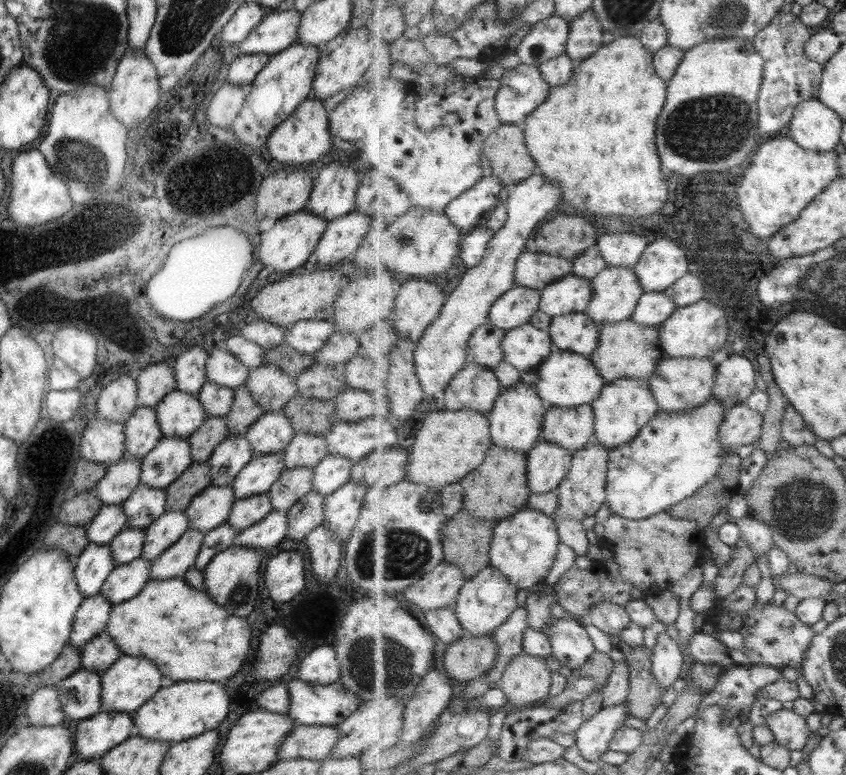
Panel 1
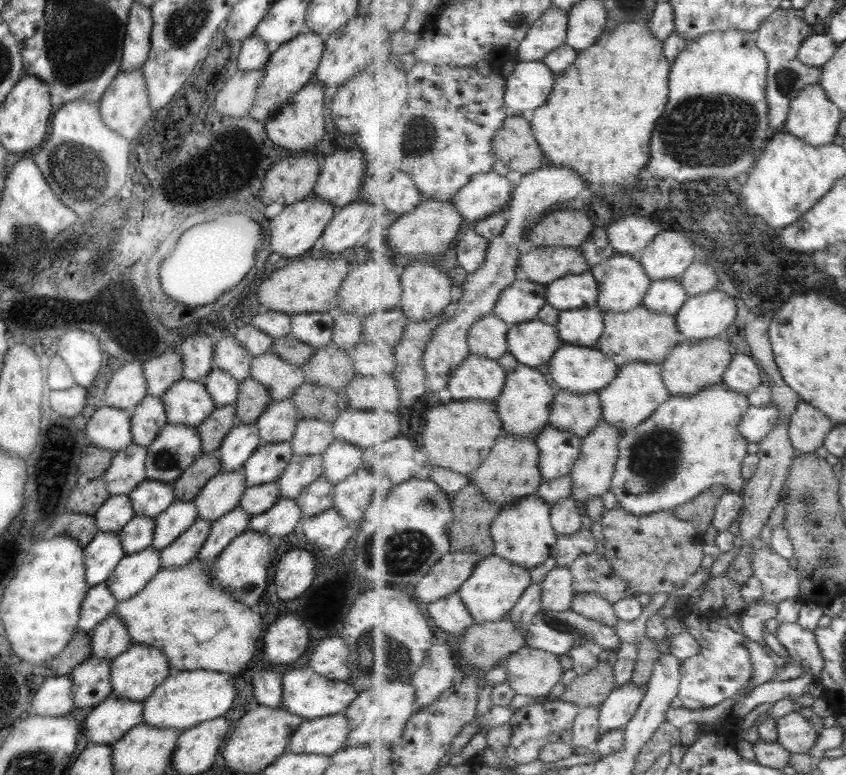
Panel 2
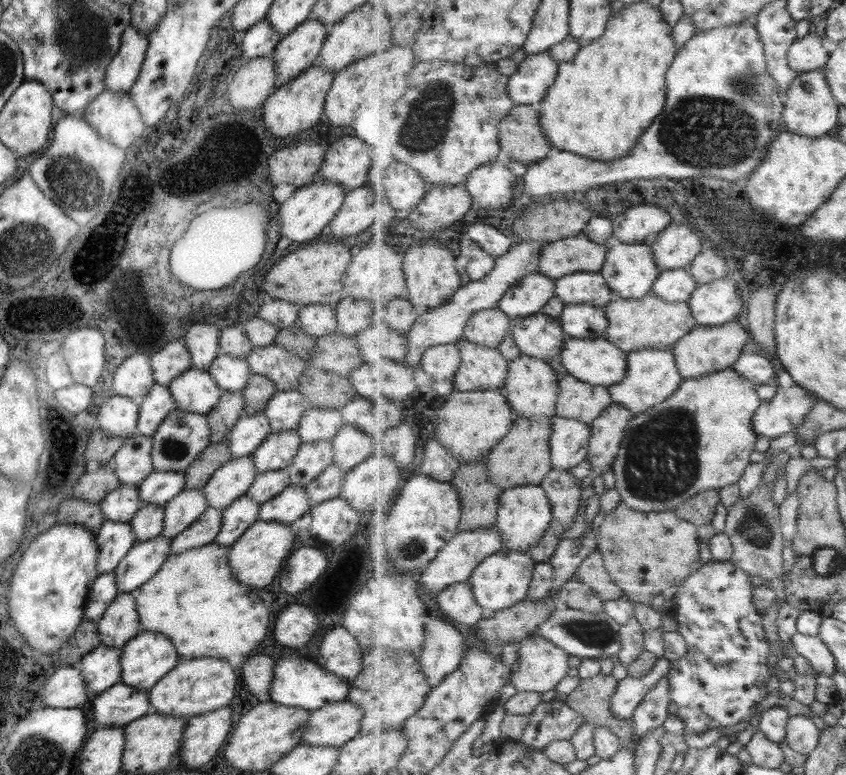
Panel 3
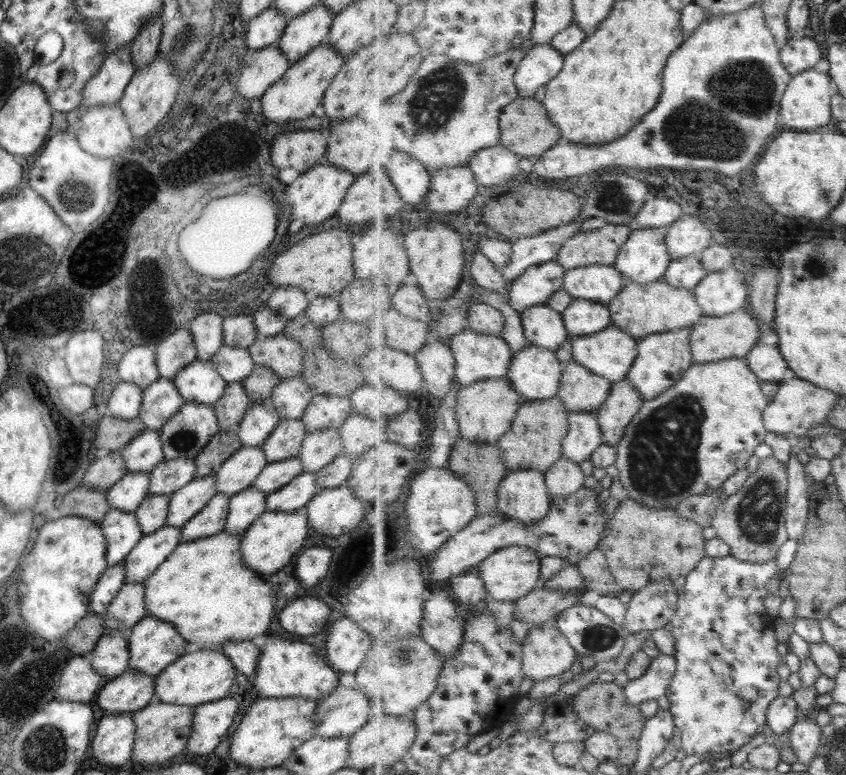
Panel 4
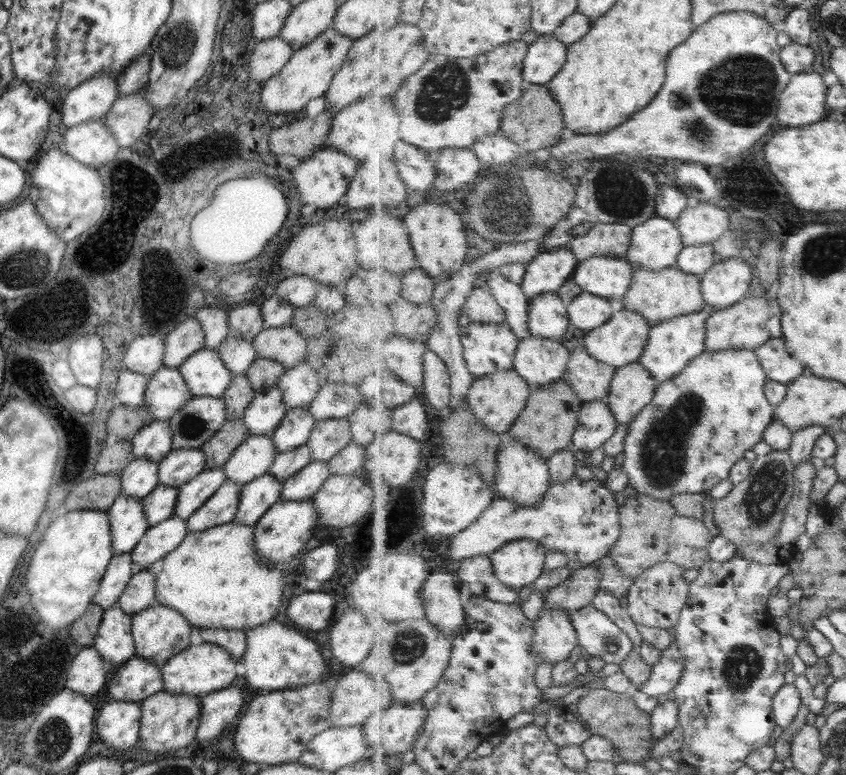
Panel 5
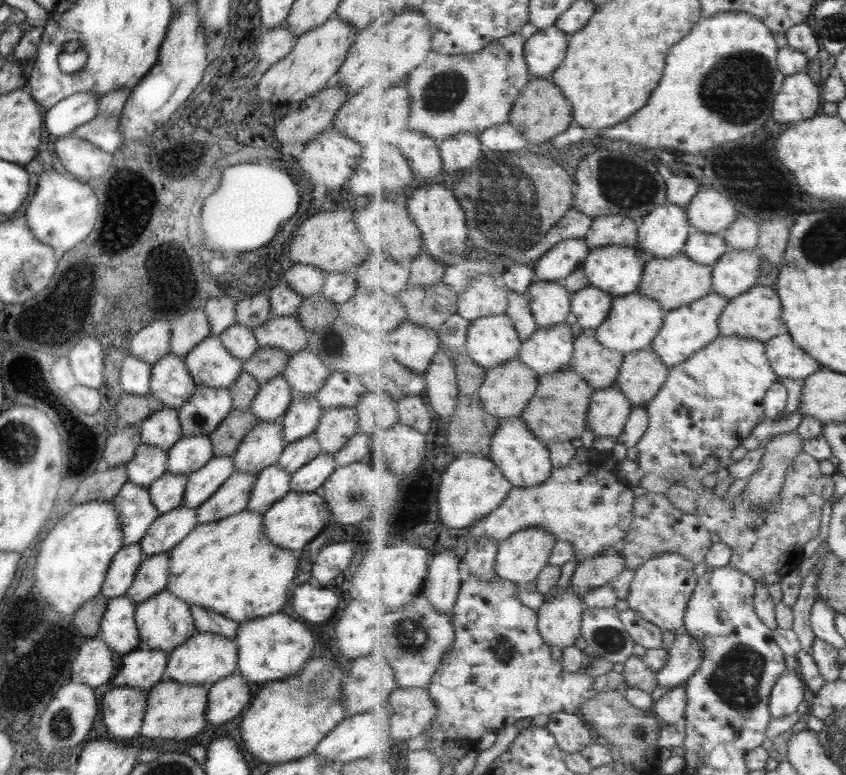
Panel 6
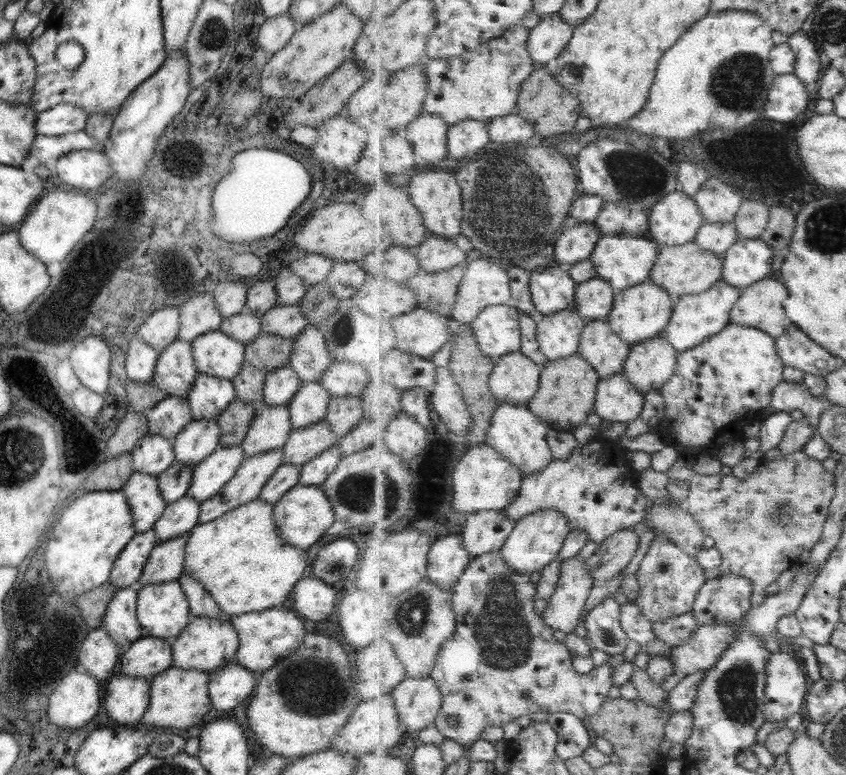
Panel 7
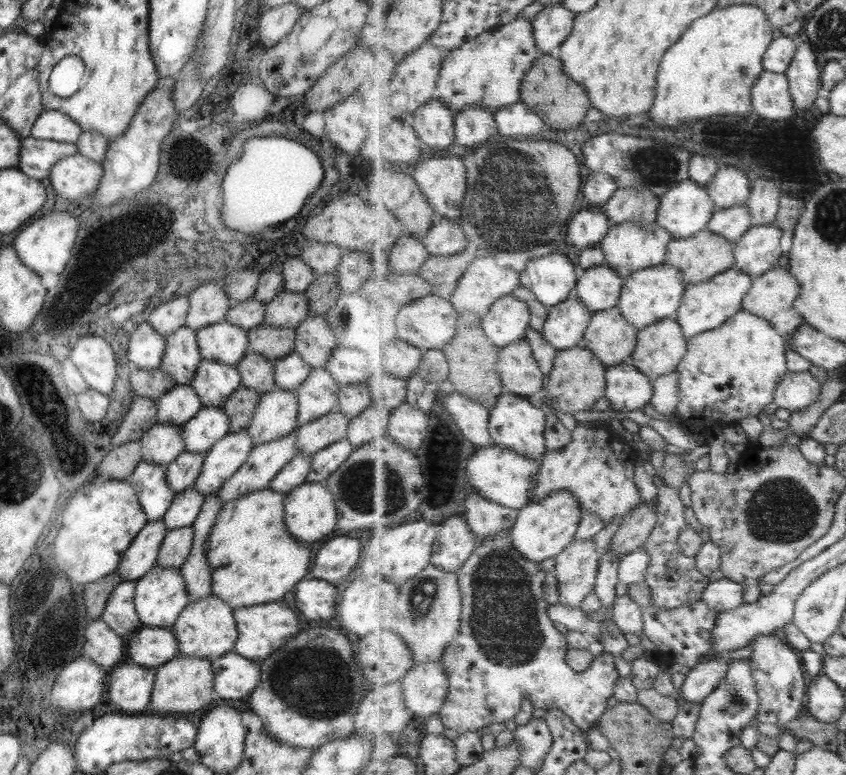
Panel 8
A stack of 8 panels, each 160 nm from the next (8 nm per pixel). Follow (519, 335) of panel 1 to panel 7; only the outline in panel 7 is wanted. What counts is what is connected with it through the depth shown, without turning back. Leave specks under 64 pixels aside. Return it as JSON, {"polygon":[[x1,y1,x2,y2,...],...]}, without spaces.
{"polygon":[[560,265,537,267,530,274,530,290,540,316,549,316,573,307,577,284]]}

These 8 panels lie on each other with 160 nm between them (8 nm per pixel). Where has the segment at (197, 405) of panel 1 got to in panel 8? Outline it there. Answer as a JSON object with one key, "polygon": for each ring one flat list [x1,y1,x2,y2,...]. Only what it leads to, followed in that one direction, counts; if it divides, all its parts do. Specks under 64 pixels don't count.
{"polygon":[[229,321,202,326,195,334,202,359,233,366,246,353,246,332]]}

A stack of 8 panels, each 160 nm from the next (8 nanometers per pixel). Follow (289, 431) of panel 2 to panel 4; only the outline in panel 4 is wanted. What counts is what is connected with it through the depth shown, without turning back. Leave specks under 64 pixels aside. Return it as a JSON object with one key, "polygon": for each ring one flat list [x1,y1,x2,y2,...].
{"polygon":[[299,376,280,380,279,384,273,387,270,399,282,421,301,418,313,394]]}

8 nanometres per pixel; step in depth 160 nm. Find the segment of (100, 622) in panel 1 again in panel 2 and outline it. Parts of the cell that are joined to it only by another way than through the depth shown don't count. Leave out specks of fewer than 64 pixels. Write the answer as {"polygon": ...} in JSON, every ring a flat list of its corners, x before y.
{"polygon":[[104,582,88,588,85,598,81,601,80,615,77,623,77,630,89,633,108,614,115,610,117,601,109,592]]}

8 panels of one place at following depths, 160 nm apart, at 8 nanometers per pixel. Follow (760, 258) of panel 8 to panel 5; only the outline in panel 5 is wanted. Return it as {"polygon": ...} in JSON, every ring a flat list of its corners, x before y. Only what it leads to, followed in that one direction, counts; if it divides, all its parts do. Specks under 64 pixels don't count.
{"polygon":[[739,257,717,260,700,279,708,304,721,310,749,296,755,271]]}

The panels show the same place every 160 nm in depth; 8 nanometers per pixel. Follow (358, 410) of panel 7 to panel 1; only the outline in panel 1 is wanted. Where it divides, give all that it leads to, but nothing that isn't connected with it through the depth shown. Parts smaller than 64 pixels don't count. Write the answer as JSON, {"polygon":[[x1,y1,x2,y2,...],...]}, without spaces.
{"polygon":[[287,468,266,493,272,510,286,511,311,491,312,468]]}

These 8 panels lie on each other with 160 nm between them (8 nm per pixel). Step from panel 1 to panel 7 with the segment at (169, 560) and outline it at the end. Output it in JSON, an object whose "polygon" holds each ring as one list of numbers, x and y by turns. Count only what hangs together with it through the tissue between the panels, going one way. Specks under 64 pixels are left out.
{"polygon":[[281,449,245,457,235,475,221,487,219,493,199,504,198,524,211,522,237,506,258,499,263,485,282,461]]}

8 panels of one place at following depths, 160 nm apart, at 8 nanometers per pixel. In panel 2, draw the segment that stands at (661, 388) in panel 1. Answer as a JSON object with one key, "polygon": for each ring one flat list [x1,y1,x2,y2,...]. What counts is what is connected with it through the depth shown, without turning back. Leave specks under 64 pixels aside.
{"polygon":[[725,337,706,338,705,340,684,340,675,349,671,356,662,365,662,375,670,390,671,396,692,395,708,386,724,382,724,374,732,364,734,357,729,340]]}

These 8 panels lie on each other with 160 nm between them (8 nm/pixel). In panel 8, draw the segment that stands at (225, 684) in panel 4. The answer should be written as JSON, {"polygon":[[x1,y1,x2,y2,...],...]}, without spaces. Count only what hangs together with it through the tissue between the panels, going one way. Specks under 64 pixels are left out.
{"polygon":[[213,594,205,595,193,602,188,601,177,615,171,631,178,646,177,654,210,660,231,651,237,640,232,608]]}

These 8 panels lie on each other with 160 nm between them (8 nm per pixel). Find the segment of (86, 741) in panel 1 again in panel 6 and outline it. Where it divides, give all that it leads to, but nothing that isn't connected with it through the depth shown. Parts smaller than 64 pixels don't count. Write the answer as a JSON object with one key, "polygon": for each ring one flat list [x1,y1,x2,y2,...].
{"polygon":[[135,649,117,658,118,671,111,684,143,692,161,681,167,653,157,649]]}

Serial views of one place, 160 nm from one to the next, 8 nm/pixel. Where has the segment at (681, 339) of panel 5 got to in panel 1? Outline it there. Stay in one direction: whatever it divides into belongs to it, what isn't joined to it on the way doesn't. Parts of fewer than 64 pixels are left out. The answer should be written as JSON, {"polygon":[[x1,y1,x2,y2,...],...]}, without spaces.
{"polygon":[[619,379,606,384,591,406,596,414,596,443,609,452,635,440,661,409,652,386,643,379]]}

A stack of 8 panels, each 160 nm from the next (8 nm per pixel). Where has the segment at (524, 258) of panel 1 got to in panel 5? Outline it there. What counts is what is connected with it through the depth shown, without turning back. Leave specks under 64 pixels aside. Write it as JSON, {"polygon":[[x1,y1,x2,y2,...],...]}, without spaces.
{"polygon":[[596,223,585,235,571,240,569,250,579,261,591,257,625,259,632,244,633,228,621,223]]}

